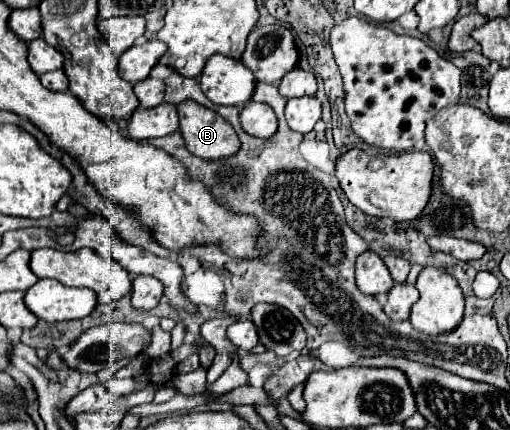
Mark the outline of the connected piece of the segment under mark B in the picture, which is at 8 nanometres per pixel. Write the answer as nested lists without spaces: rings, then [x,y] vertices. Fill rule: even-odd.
[[[182,101],[176,109],[180,115],[180,133],[192,155],[222,159],[238,151],[240,141],[236,131],[216,111],[196,101]]]

